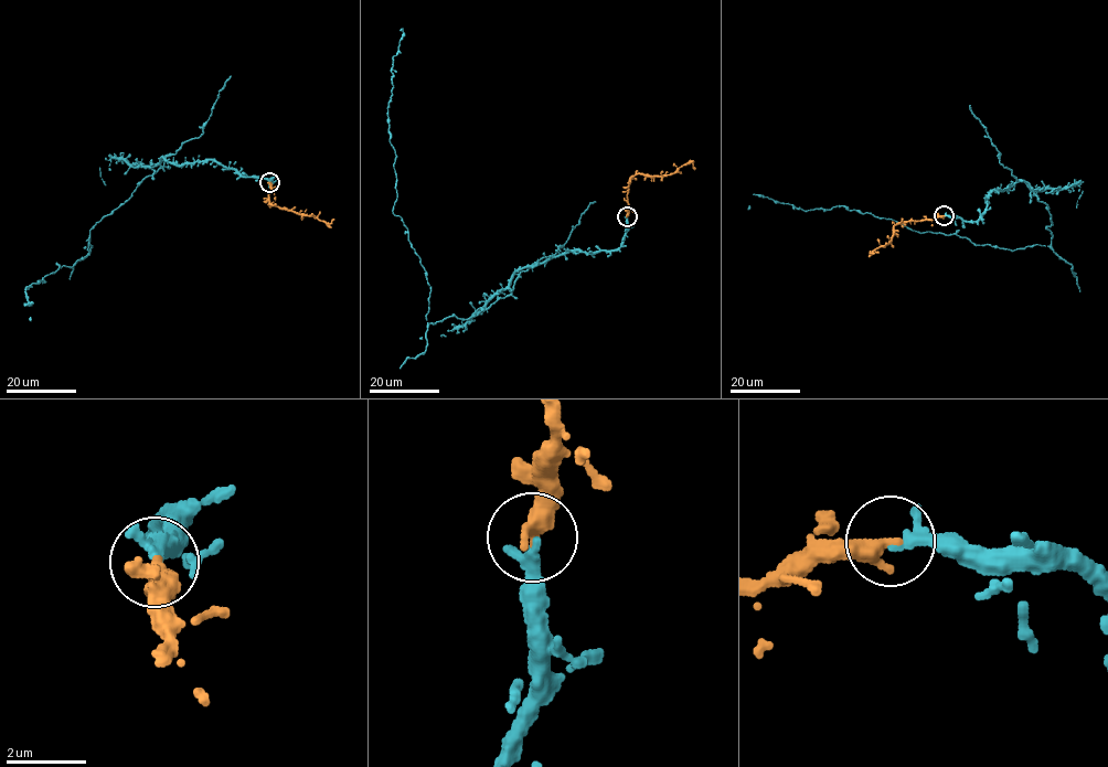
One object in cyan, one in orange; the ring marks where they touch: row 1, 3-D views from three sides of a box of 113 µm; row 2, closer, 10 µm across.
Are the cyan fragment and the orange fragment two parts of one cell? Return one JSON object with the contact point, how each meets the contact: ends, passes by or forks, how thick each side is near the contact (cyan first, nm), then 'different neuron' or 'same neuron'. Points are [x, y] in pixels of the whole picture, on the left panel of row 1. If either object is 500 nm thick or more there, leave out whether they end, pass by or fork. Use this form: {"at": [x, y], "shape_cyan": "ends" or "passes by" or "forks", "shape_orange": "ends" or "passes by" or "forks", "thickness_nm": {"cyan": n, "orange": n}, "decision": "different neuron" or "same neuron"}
{"at": [269, 182], "shape_cyan": "passes by", "shape_orange": "ends", "thickness_nm": {"cyan": 190, "orange": 440}, "decision": "same neuron"}

